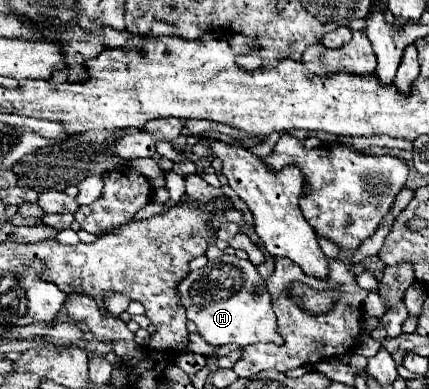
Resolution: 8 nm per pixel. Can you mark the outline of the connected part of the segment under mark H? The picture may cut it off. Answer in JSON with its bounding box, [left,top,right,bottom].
[181,260,281,346]

